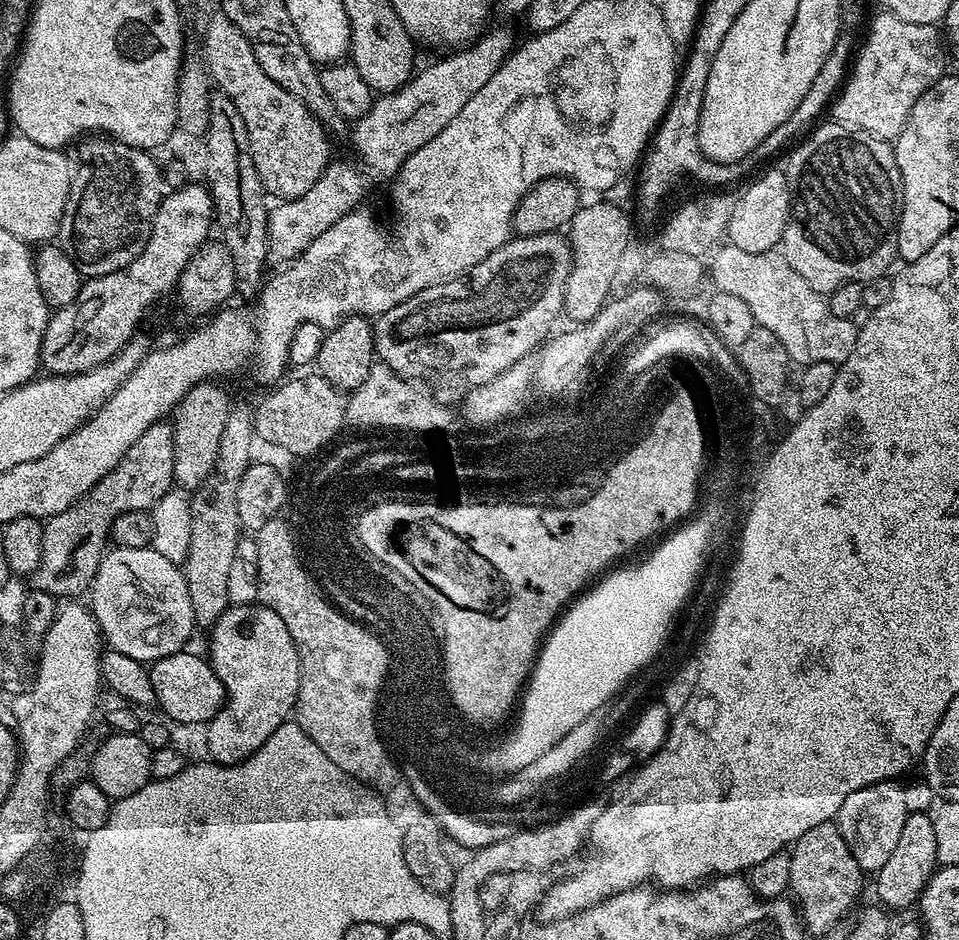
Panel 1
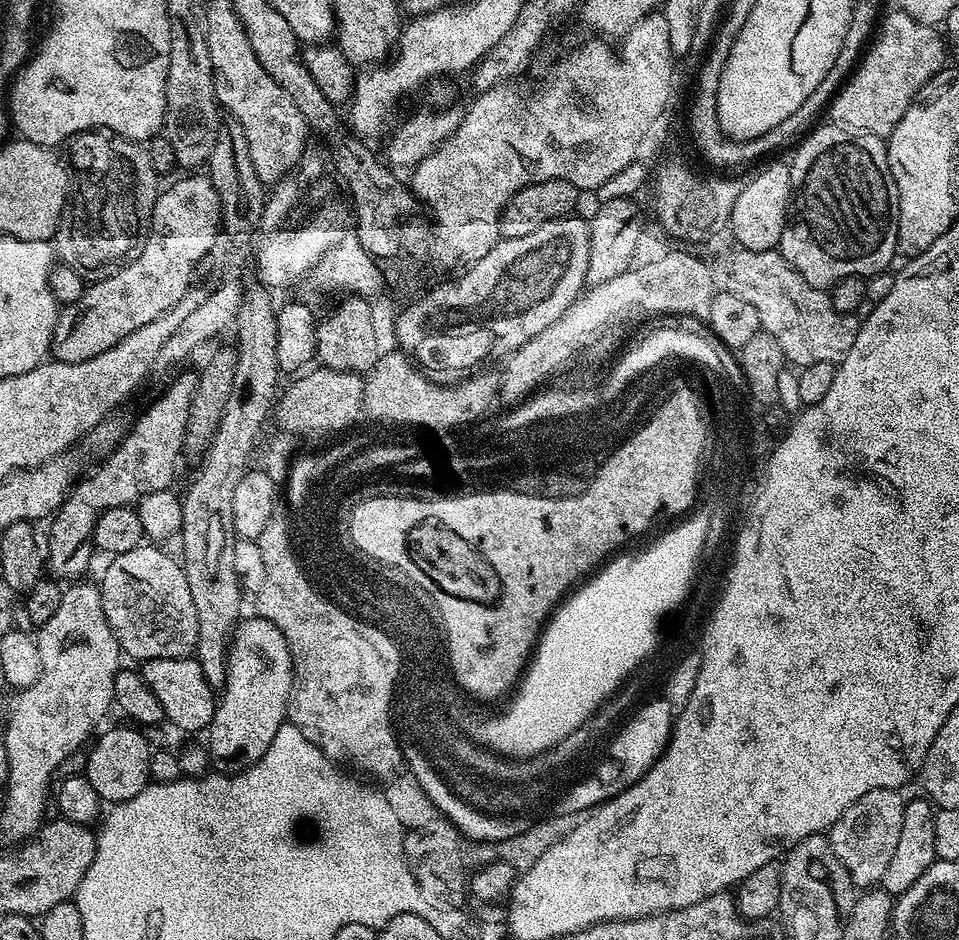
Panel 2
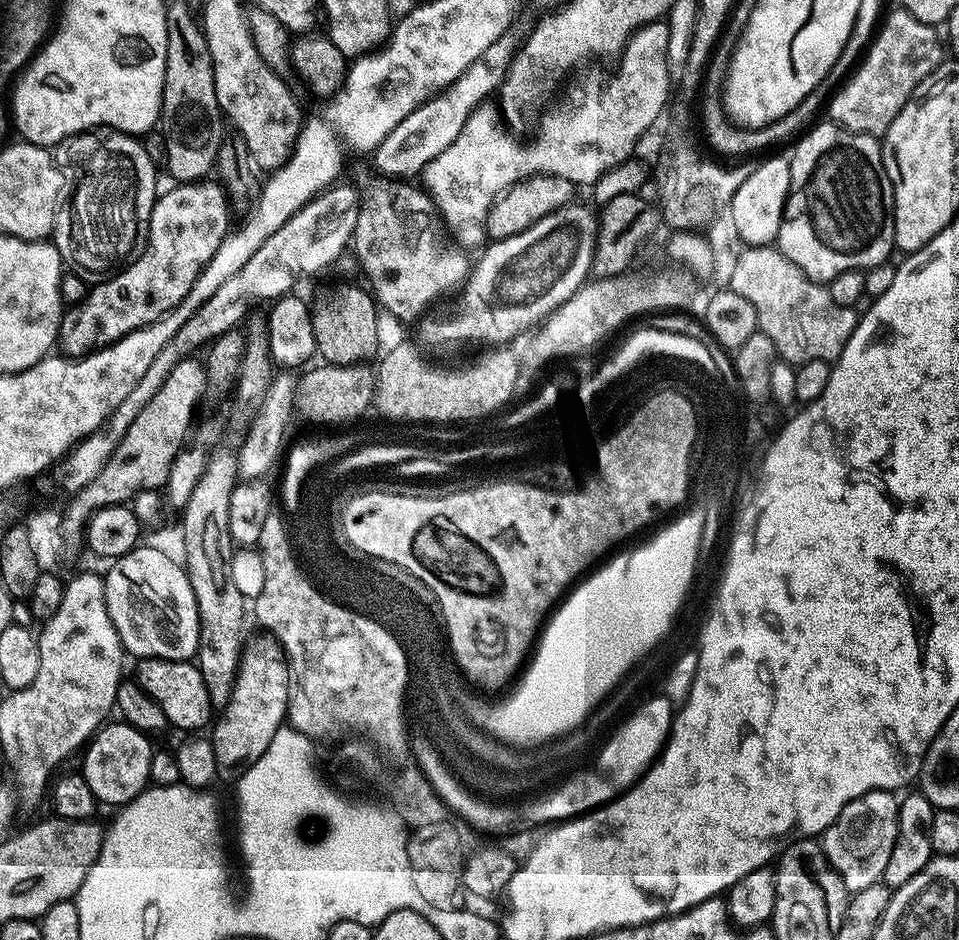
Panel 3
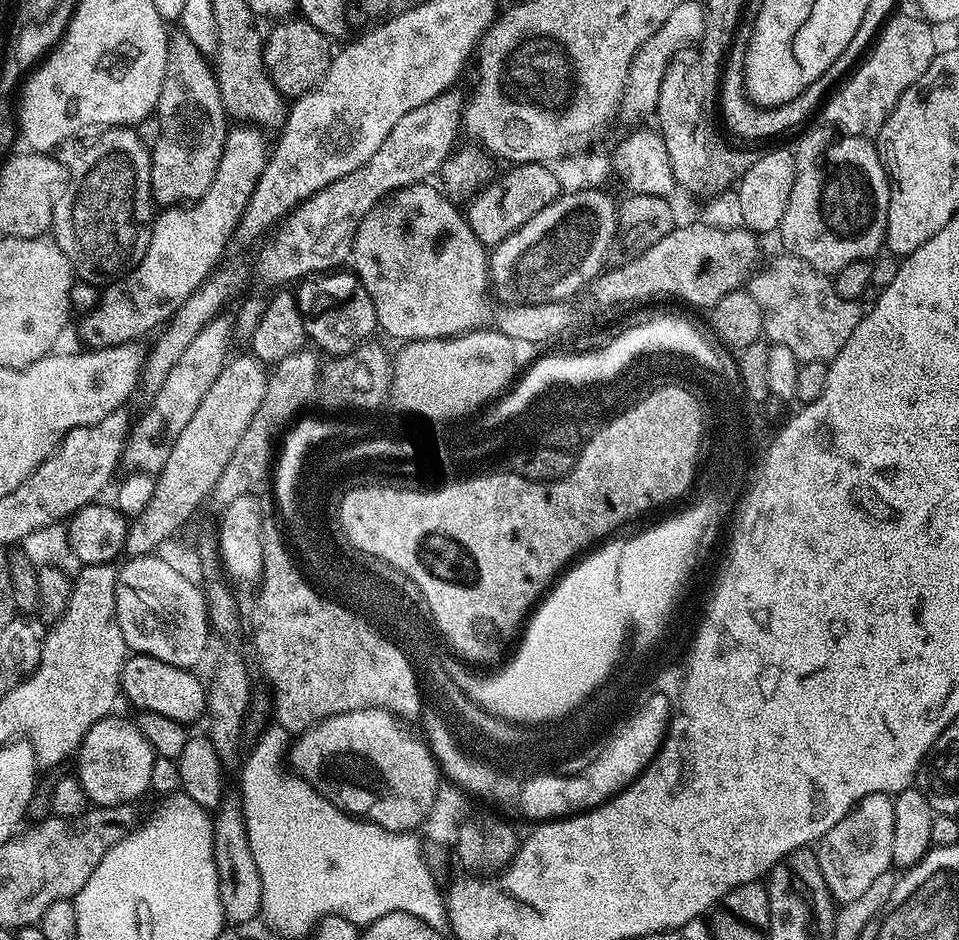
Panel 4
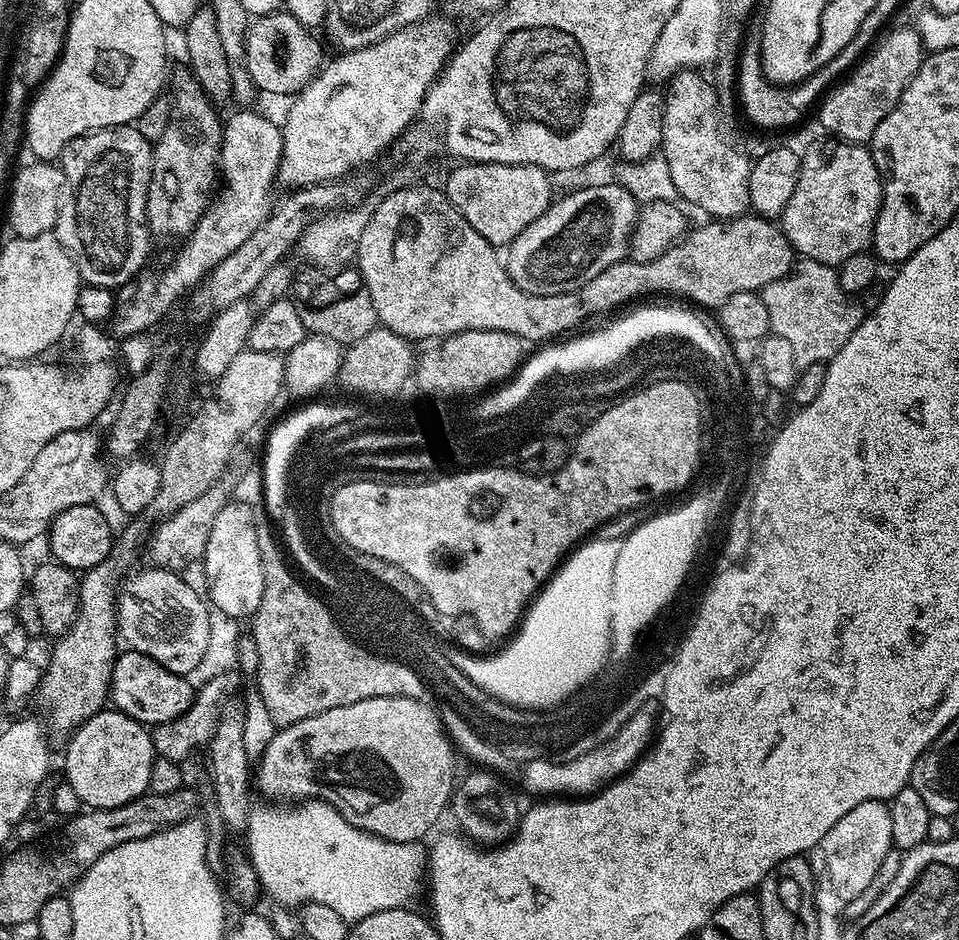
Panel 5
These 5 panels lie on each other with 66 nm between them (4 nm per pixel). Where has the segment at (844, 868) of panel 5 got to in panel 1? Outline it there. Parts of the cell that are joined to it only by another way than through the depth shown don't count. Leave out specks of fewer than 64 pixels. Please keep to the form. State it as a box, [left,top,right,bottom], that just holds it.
[834,780,910,874]

